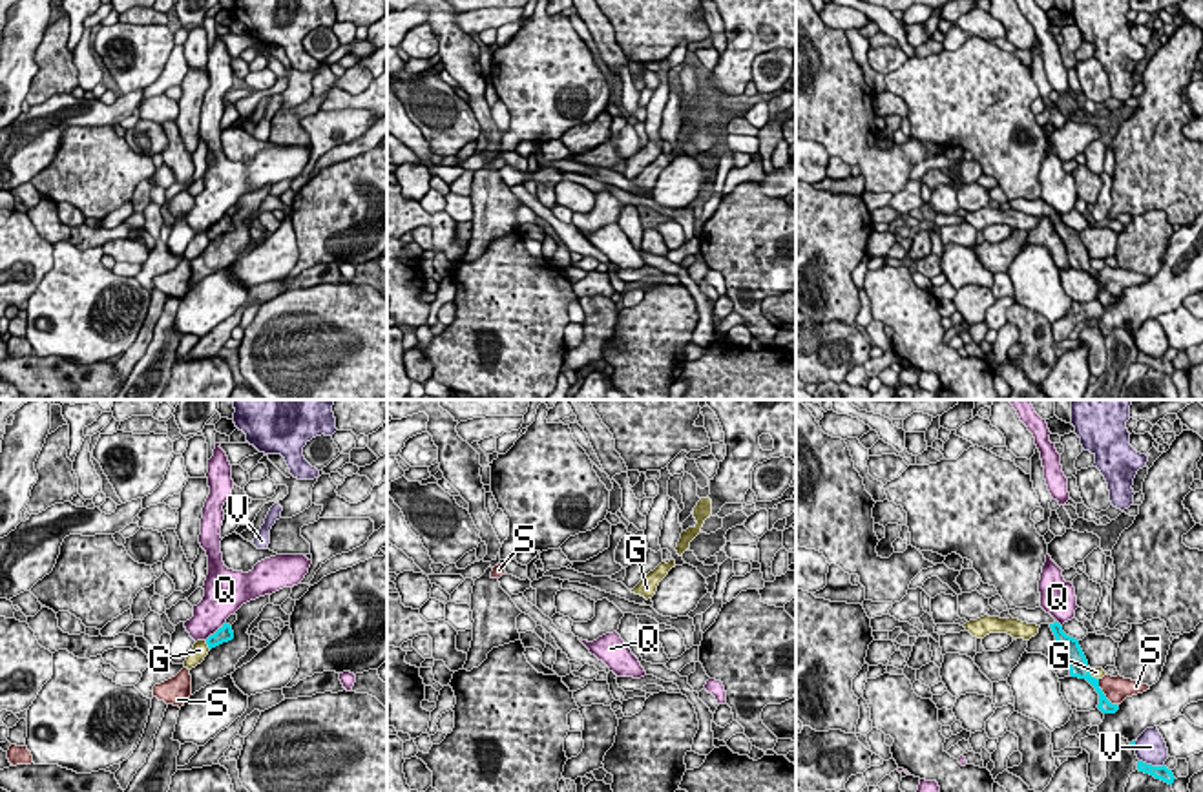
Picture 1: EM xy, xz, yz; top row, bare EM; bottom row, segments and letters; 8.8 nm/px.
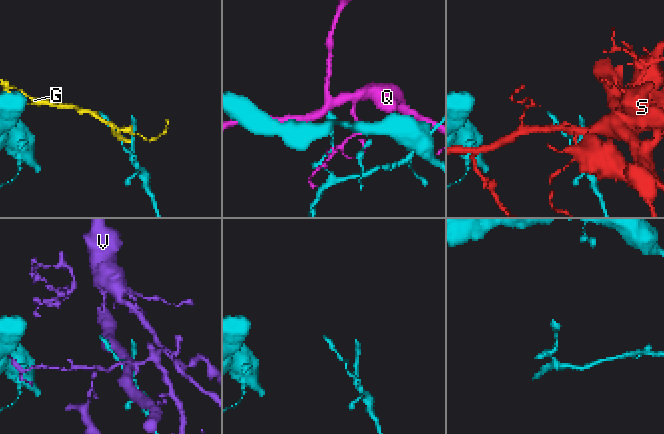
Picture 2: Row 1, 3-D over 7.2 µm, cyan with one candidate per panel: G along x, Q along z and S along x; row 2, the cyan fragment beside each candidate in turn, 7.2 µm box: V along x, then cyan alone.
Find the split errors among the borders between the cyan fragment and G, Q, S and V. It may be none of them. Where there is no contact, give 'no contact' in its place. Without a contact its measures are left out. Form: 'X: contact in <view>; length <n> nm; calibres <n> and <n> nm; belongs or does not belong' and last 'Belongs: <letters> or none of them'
G: contact in xy; length 100 nm; calibres 140 and 140 nm; does not belong
Q: contact in xy; length 260 nm; calibres 140 and 300 nm; does not belong
S: contact in yz; length 300 nm; calibres 120 and 220 nm; does not belong
V: contact in yz; length 220 nm; calibres 130 and 280 nm; does not belong
Belongs: none of them

